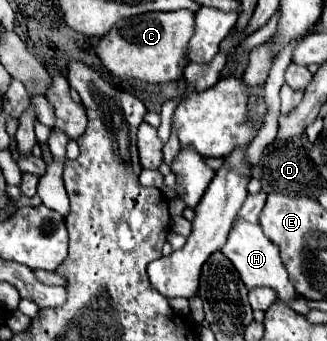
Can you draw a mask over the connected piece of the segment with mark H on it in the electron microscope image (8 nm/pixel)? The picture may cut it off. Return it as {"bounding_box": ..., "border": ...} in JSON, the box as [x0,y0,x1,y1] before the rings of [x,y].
{"bounding_box":[222,221,296,301],"border":[[[238,221],[236,227],[232,227],[226,245],[222,247],[222,253],[232,261],[232,265],[236,267],[236,271],[240,273],[244,285],[248,289],[256,289],[256,287],[270,287],[276,291],[280,301],[292,301],[296,299],[296,289],[292,287],[288,273],[280,261],[278,249],[272,245],[272,241],[268,241],[268,237],[264,237],[262,229],[258,223],[248,223],[248,221]]]}

